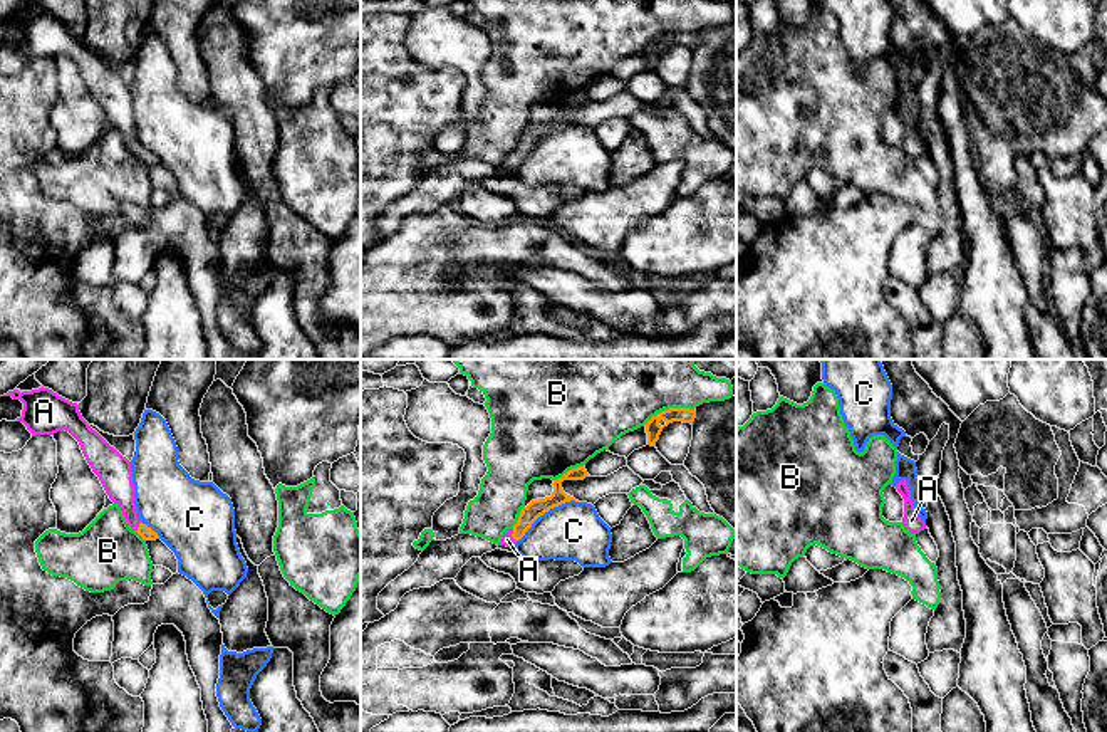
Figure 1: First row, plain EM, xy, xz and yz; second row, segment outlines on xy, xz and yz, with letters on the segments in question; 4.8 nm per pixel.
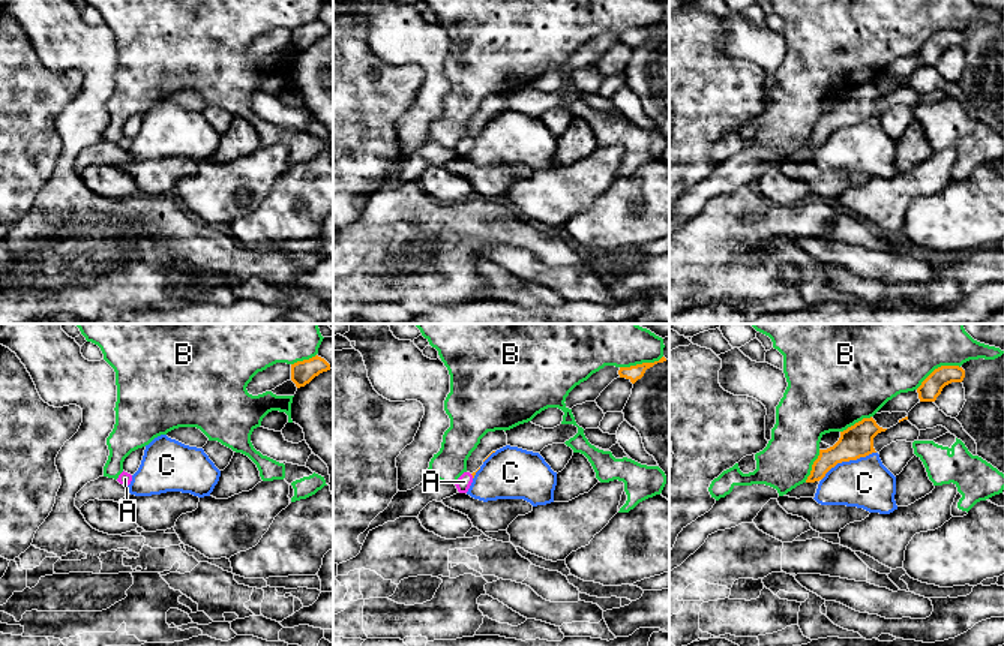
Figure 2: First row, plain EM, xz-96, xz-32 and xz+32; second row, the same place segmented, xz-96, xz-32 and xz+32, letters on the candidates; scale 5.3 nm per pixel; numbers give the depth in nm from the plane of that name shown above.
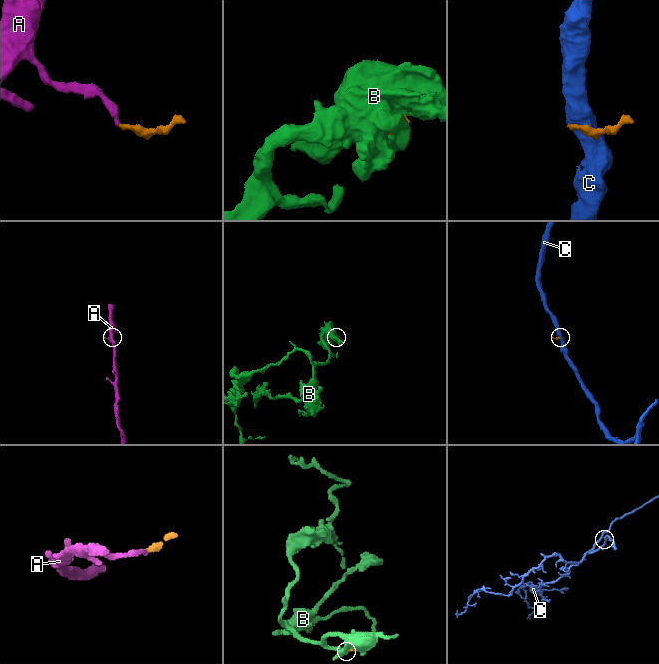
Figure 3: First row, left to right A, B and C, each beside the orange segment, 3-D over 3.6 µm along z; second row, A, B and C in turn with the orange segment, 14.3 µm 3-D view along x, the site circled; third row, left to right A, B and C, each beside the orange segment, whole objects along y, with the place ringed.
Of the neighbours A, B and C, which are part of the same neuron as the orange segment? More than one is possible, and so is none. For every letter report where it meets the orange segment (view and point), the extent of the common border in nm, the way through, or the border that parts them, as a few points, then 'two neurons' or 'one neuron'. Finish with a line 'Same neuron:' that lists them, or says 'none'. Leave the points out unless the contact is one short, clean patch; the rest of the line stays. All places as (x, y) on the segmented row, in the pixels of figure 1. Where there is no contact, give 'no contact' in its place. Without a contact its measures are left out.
A: xz (512, 536) | 70 nm | across xz (529, 514), (512, 536), (507, 539) | one neuron
B: xz (670, 408) | 260 nm | two neurons
C: xz (545, 511) | 360 nm | along xz (577, 501), (550, 507), (517, 541) | two neurons
Same neuron: A

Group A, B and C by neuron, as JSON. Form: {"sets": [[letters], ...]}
{"sets": [["A"], ["B"], ["C"]]}

